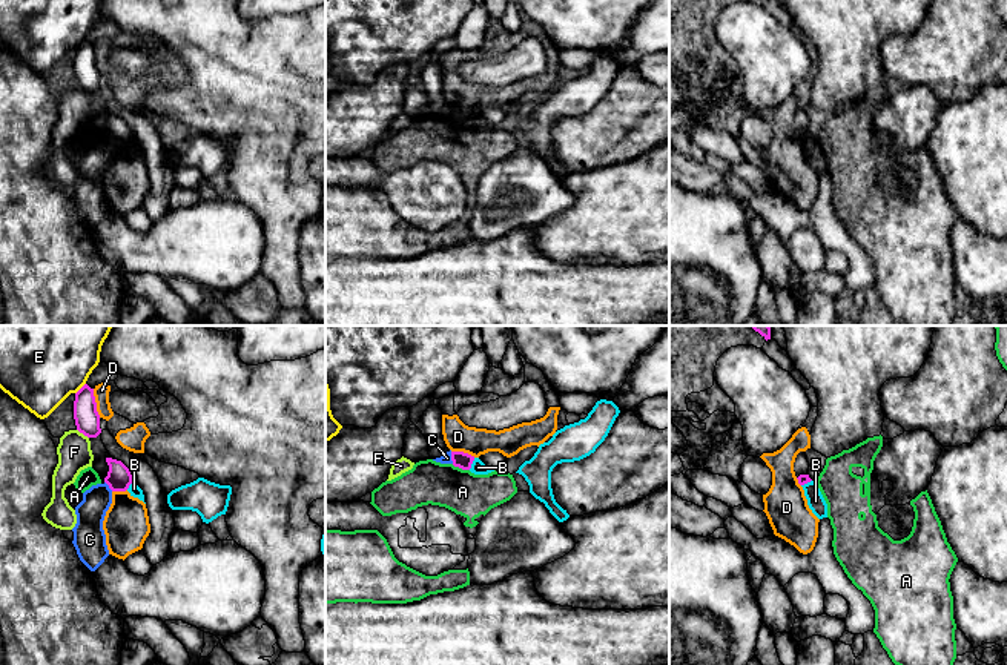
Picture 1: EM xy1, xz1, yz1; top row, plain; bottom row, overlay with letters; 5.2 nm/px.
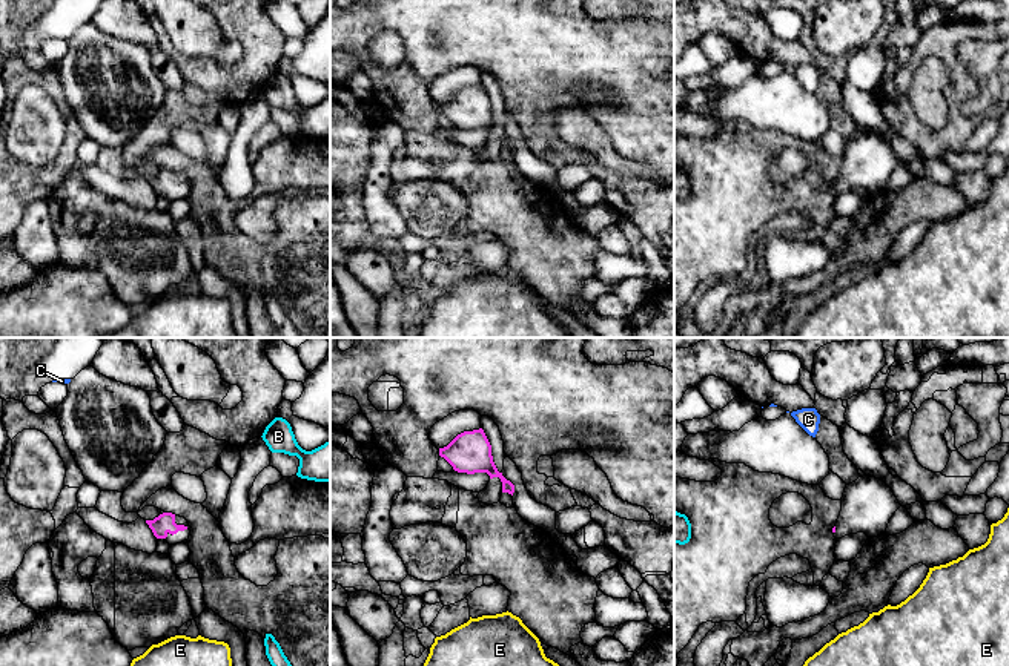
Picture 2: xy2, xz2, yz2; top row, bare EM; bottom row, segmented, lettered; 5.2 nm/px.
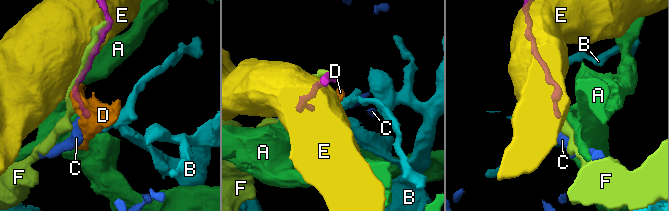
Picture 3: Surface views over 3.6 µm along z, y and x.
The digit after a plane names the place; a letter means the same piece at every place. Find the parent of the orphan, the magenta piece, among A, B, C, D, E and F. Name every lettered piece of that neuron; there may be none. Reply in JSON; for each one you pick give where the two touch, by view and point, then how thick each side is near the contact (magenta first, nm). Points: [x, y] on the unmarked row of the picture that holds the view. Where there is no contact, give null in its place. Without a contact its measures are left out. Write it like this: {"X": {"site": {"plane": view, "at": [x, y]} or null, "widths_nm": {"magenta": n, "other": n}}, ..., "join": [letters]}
{"join": []}

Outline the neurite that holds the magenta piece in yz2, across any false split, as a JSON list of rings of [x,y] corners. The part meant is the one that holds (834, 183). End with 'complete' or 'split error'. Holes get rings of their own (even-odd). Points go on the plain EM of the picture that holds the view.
[[[863,132],[846,141],[842,167],[832,184],[834,193],[865,189],[868,193],[885,192],[889,175],[900,164],[886,138]]]; split error

